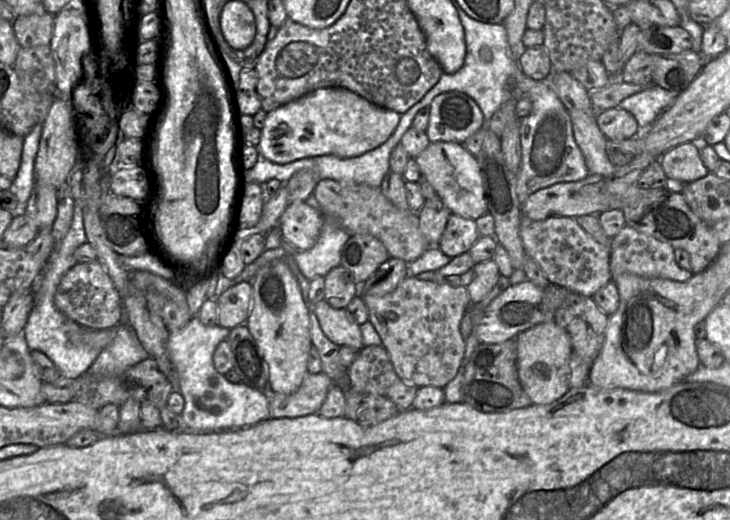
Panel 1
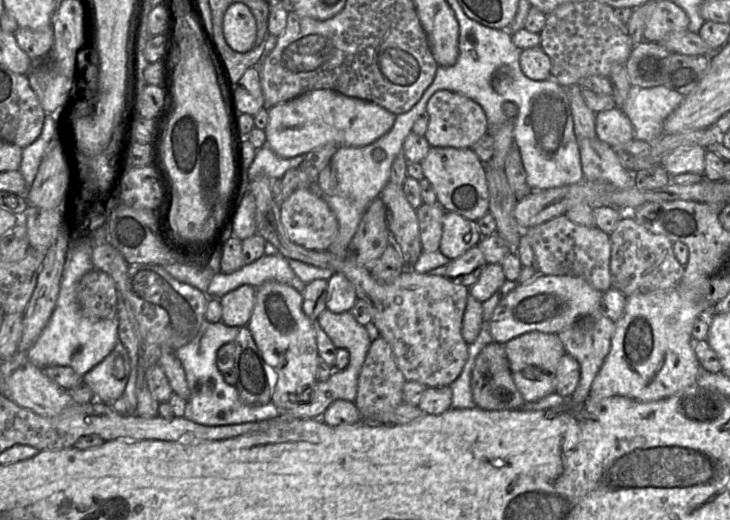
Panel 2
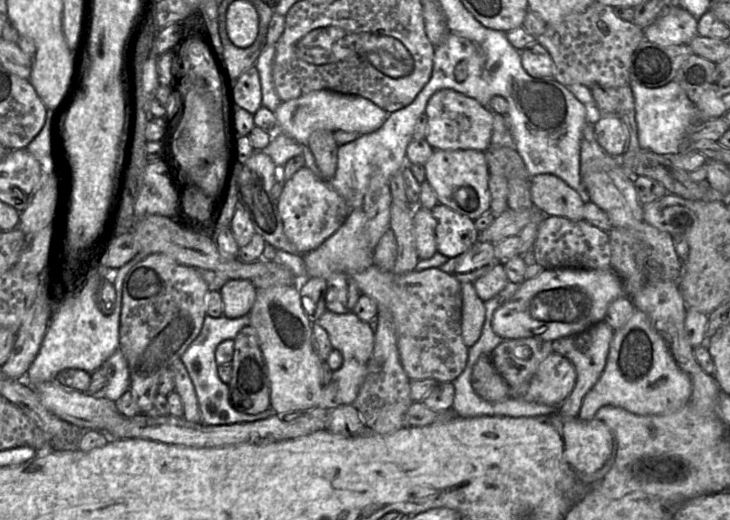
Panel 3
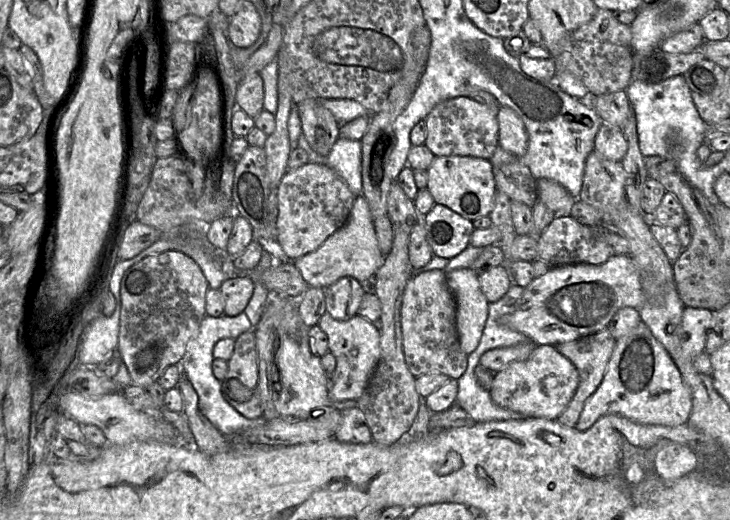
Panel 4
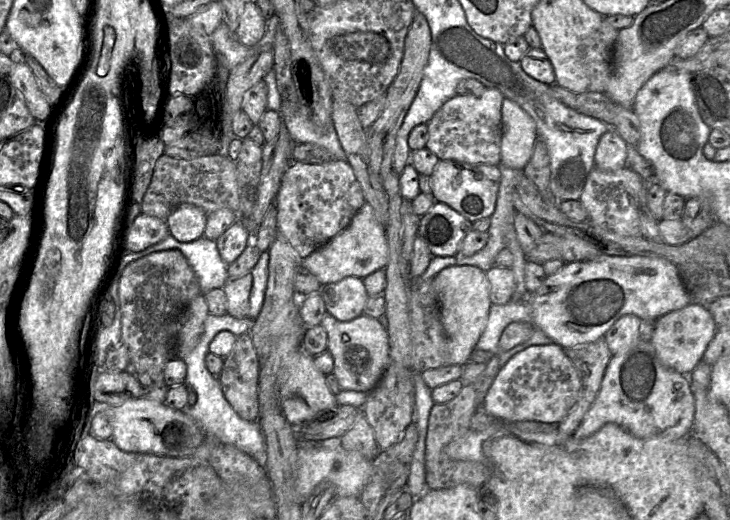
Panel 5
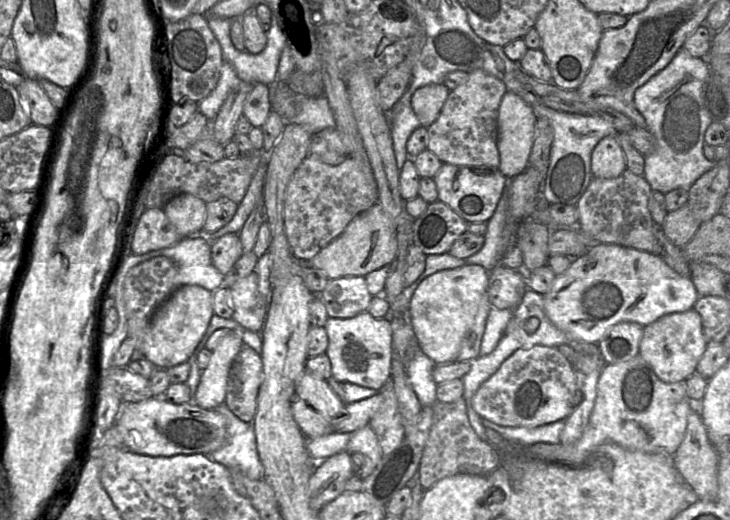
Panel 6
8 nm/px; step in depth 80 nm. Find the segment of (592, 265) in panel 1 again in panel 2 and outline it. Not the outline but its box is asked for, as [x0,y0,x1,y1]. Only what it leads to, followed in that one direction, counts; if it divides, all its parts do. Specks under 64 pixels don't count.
[523,215,612,293]

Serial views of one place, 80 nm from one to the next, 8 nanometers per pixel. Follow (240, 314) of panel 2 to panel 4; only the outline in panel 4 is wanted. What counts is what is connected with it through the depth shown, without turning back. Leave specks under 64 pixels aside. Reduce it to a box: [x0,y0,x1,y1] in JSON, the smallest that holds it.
[219,274,254,317]

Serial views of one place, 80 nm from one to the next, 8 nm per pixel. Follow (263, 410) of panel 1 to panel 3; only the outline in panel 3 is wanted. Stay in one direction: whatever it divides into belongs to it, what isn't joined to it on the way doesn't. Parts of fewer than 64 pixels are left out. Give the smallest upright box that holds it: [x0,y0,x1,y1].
[180,315,276,425]

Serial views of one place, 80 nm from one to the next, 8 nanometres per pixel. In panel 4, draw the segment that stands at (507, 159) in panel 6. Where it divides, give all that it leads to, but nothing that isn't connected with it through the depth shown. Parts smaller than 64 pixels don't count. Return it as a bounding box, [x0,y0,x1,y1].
[498,106,528,158]

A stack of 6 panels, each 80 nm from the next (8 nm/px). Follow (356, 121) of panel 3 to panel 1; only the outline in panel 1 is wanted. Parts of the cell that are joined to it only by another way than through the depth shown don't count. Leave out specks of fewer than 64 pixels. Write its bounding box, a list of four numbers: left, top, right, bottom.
[256,88,400,164]

